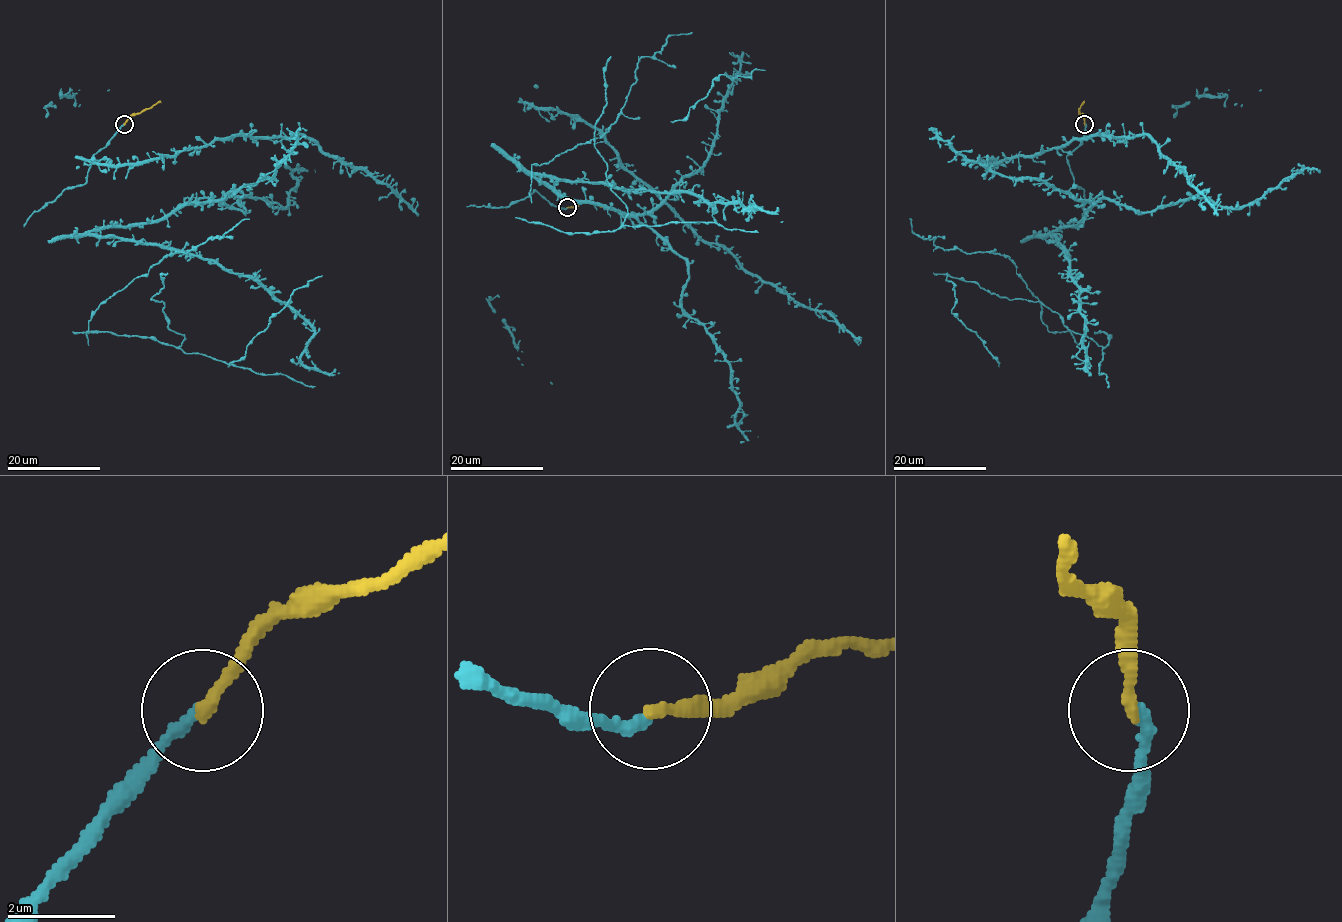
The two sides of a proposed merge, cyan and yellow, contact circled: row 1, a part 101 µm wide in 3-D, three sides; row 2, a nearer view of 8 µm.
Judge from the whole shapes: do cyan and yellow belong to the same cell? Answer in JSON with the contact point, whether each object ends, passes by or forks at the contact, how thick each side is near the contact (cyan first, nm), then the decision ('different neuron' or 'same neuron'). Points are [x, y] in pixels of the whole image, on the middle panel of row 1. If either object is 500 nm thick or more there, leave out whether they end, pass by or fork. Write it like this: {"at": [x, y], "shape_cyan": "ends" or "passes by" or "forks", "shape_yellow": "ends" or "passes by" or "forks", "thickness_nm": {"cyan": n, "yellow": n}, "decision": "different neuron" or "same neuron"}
{"at": [567, 207], "shape_cyan": "ends", "shape_yellow": "ends", "thickness_nm": {"cyan": 200, "yellow": 200}, "decision": "same neuron"}

